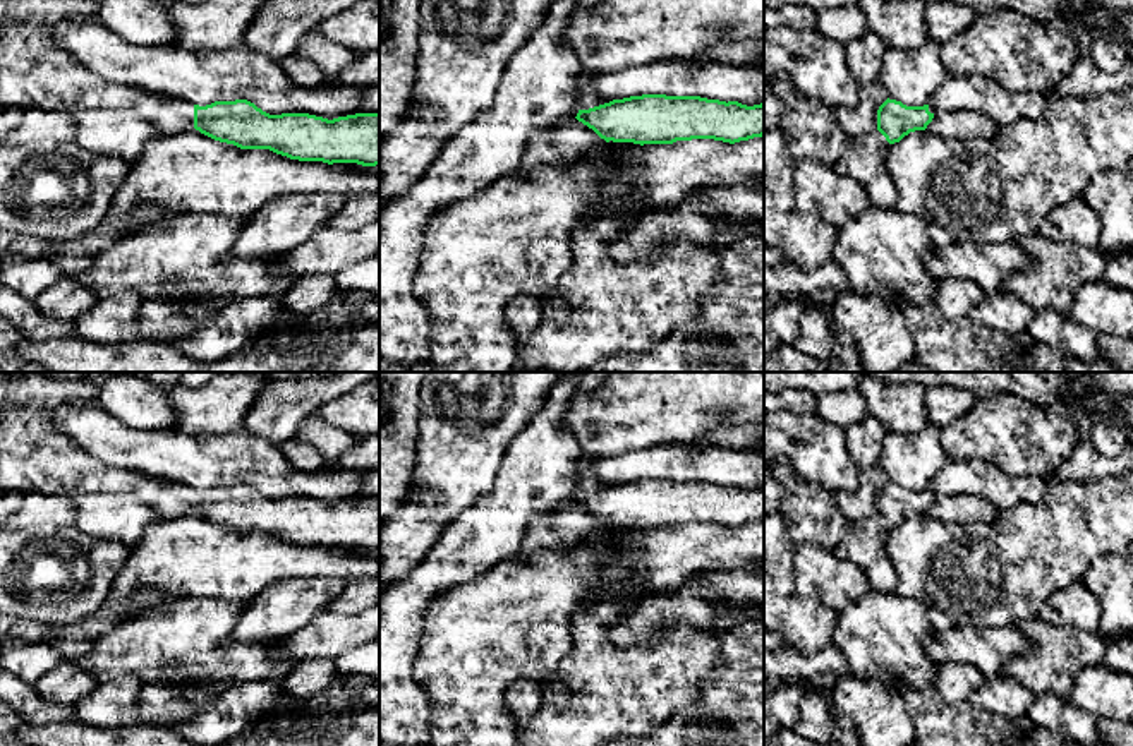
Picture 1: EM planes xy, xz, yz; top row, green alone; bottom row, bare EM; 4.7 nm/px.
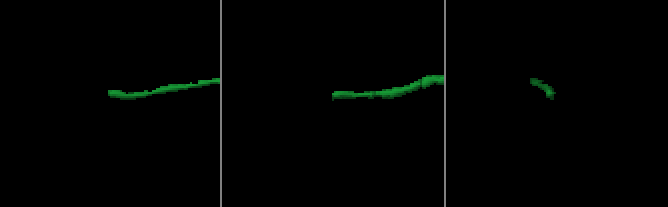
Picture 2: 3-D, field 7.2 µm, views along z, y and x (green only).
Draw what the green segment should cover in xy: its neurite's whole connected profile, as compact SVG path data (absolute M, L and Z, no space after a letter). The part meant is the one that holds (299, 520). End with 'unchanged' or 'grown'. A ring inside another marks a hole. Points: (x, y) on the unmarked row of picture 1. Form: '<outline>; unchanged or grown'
M21 406L0 412L0 490L21 494L129 494L151 506L158 516L177 518L182 514L199 514L201 518L240 533L270 533L276 538L299 545L357 547L362 550L379 549L379 497L355 497L333 504L309 497L270 499L247 484L215 485L206 490L191 485L172 484L167 478L146 477L141 472L110 465L79 448L52 420L48 412L33 406Z; grown

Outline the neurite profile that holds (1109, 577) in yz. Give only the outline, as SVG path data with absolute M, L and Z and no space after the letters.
M1133 540L1124 554L1094 559L1083 583L1100 602L1097 635L1112 640L1133 631Z

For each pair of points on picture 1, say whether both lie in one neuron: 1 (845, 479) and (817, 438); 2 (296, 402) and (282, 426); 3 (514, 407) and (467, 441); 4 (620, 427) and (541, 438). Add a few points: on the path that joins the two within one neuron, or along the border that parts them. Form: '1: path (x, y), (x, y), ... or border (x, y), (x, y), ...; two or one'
1: path (835, 469), (817, 448); one
2: path (290, 407), (282, 415), (282, 421); one
3: path (505, 419), (496, 429), (479, 433); one
4: border (572, 395), (563, 427), (584, 455); two

